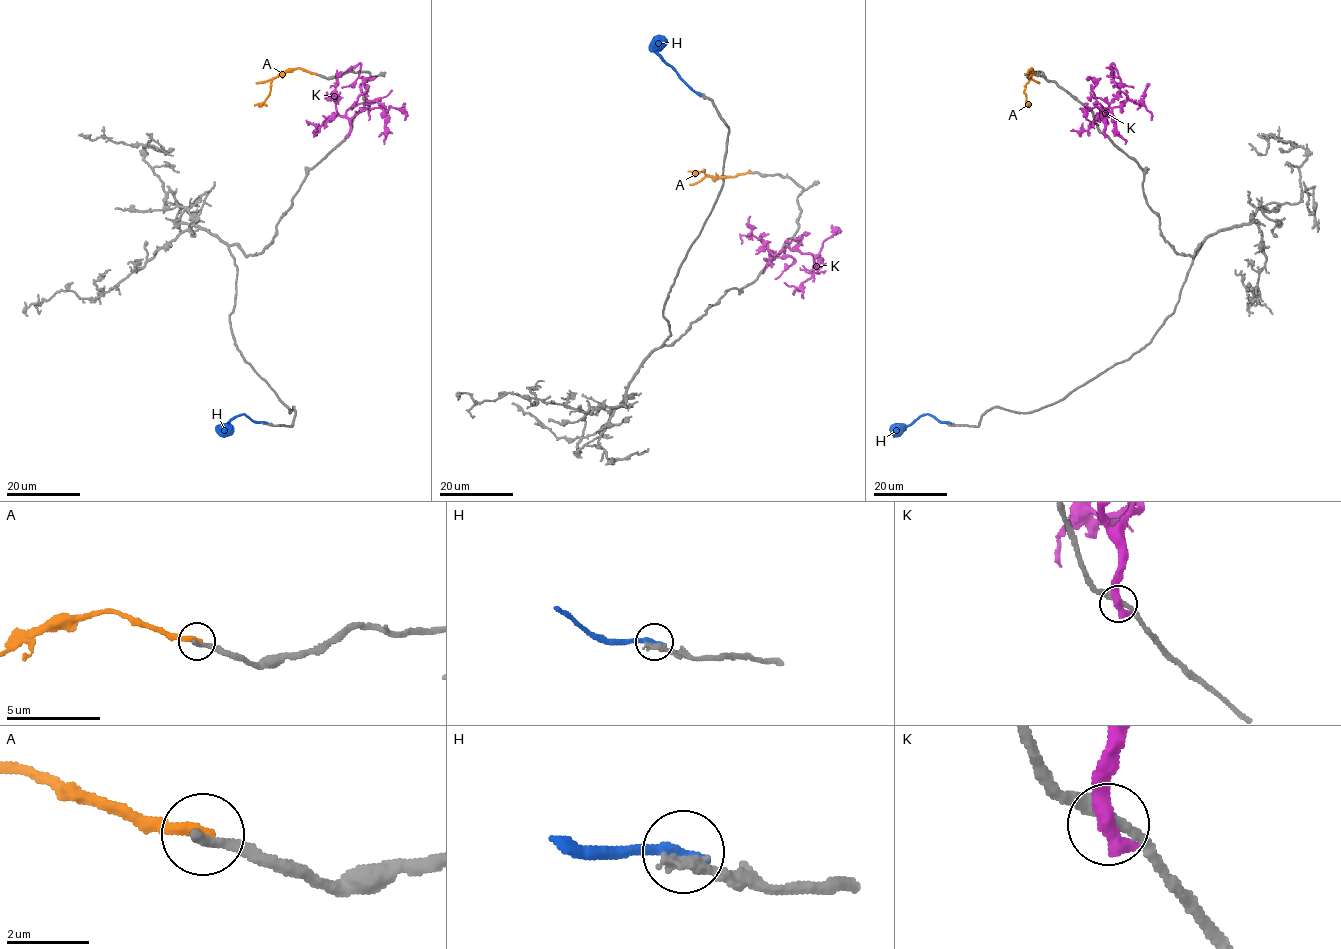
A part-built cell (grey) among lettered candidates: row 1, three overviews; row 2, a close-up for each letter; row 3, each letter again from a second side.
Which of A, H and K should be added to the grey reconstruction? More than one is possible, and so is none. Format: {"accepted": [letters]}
{"accepted": []}

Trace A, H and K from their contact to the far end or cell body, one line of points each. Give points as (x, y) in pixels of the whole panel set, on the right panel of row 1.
A: (1026, 74), (1031, 68), (1030, 79), (1025, 86), (1025, 105)
H: (949, 422), (940, 422), (928, 414), (919, 416), (897, 432), (891, 432)
K: (1105, 135), (1108, 104), (1118, 93), (1119, 85), (1110, 67), (1113, 63), (1119, 79), (1133, 87)

